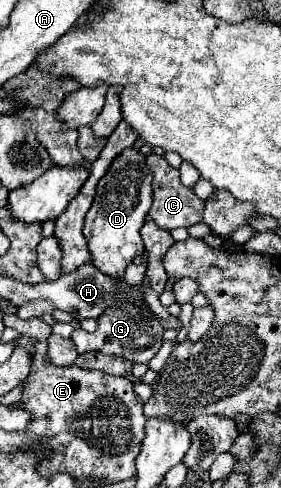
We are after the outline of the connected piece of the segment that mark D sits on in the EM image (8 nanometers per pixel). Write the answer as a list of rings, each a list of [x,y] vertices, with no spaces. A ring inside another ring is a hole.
[[[127,147],[123,153],[119,153],[107,173],[101,177],[95,203],[85,219],[83,235],[89,239],[93,265],[109,277],[123,277],[127,263],[131,263],[135,255],[145,253],[139,229],[143,227],[149,207],[153,203],[153,173],[149,171],[145,159],[147,157],[135,147]]]

